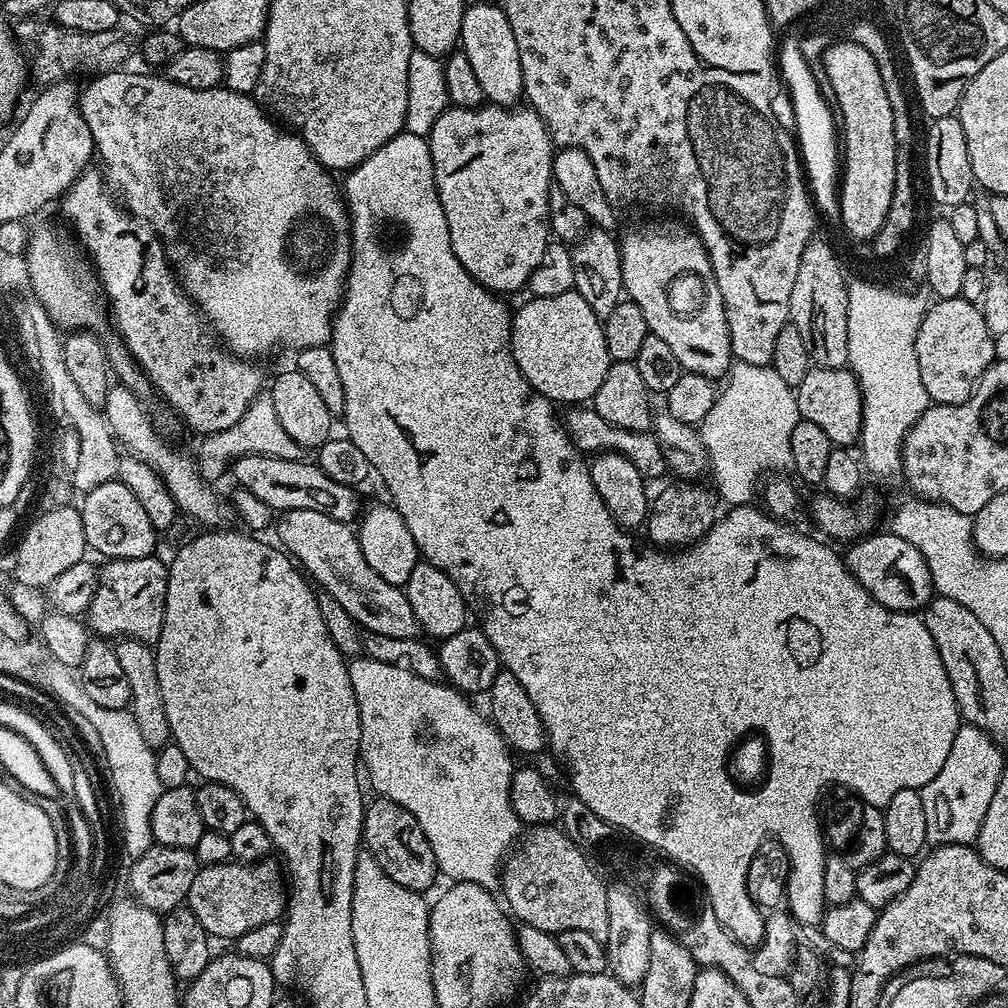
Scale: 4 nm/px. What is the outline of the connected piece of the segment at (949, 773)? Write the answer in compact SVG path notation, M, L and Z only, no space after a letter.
M961 726L954 734L954 746L942 762L942 770L930 778L928 785L919 789L922 806L926 810L926 834L928 844L971 845L982 826L982 818L990 807L990 798L998 786L998 778L1006 766L1005 753L999 744L991 740L982 730Z

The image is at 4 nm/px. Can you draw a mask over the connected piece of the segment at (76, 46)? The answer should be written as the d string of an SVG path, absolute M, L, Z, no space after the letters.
M121 15L119 25L108 32L84 32L62 27L54 20L38 22L32 18L17 21L14 35L23 48L25 59L29 63L31 79L38 82L39 87L48 87L60 80L69 79L78 70L114 72L127 62L131 56L137 55L142 39L142 25L134 18Z

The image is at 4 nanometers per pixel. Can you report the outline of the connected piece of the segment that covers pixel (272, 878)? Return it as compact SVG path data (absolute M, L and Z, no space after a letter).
M265 858L255 864L229 862L203 865L190 886L186 906L194 918L202 922L209 937L235 941L237 936L246 934L246 930L254 930L254 926L280 920L285 915L289 898L286 872L277 864L272 858Z

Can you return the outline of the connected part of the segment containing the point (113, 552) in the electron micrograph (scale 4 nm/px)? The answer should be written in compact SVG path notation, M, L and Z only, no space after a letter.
M118 478L85 491L82 498L84 501L79 501L78 507L82 530L91 551L98 552L106 560L133 560L148 557L157 551L158 533L155 526L151 525L138 498Z

